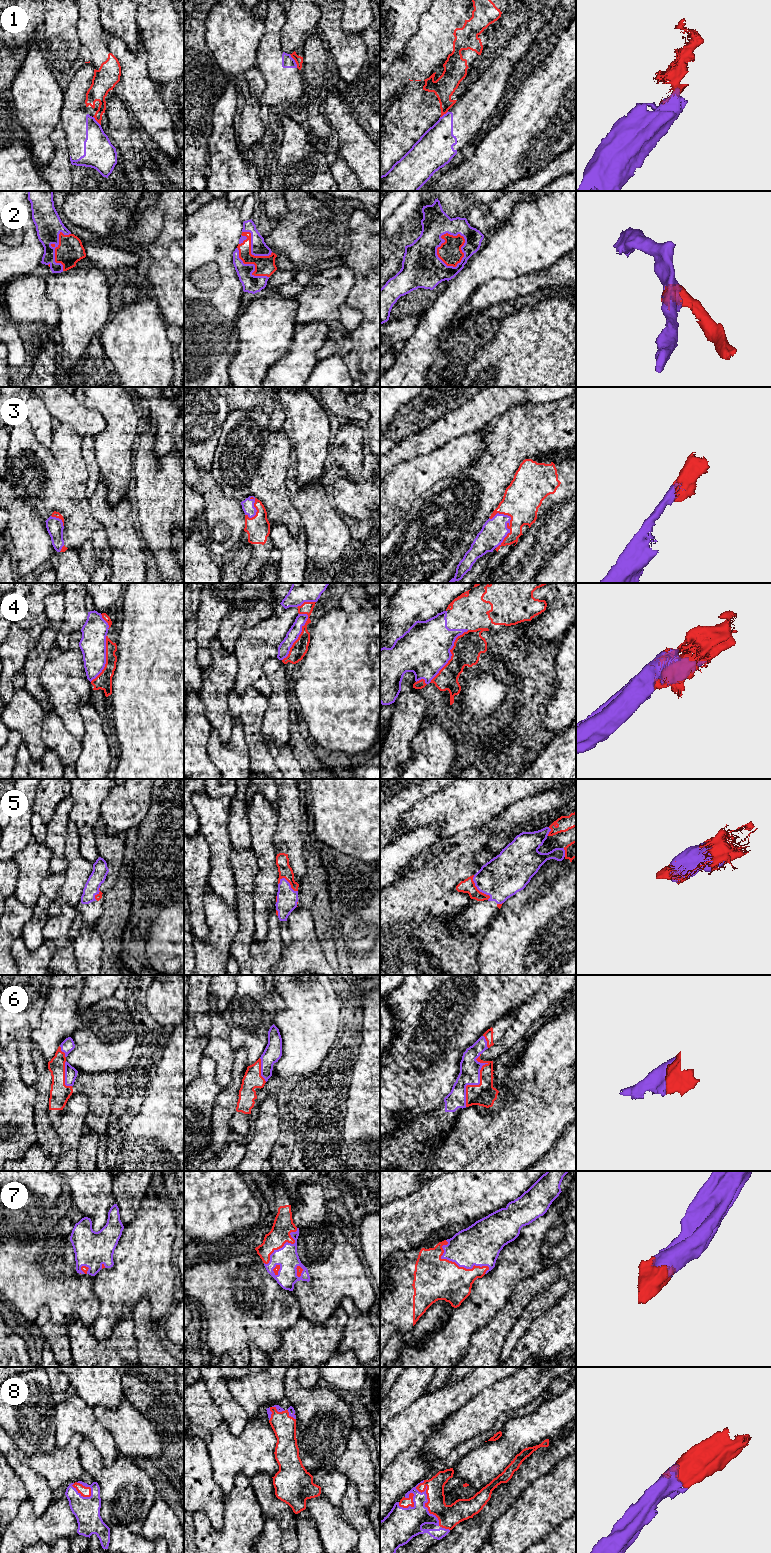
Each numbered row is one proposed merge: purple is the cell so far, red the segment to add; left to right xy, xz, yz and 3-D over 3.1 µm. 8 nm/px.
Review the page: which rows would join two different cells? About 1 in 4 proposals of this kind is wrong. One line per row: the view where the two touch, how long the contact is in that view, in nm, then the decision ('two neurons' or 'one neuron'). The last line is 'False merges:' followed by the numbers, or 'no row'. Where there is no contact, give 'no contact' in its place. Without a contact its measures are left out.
1: xz | 130 nm | two neurons
2: yz | 300 nm | one neuron
3: yz | 280 nm | one neuron
4: yz | 550 nm | one neuron
5: yz | 240 nm | one neuron
6: yz | 440 nm | one neuron
7: yz | 440 nm | one neuron
8: yz | 400 nm | one neuron
False merges: 1

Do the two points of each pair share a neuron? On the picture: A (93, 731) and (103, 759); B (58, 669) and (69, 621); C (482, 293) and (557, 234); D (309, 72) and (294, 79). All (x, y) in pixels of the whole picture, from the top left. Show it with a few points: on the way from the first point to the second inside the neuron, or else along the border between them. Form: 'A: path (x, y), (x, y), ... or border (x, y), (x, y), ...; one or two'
A: path (94, 738), (96, 752); one
B: border (79, 631), (71, 634), (66, 648), (55, 643); two
C: border (524, 274), (510, 279), (491, 278), (479, 286); two
D: border (300, 70), (303, 83); two

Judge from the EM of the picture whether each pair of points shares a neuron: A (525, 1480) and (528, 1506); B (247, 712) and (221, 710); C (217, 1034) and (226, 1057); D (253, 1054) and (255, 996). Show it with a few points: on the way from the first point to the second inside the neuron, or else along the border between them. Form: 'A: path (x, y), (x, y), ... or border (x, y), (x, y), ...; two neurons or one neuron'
A: border (546, 1475), (534, 1481), (510, 1505); two neurons
B: border (227, 699), (229, 713), (233, 721); two neurons
C: path (219, 1040), (220, 1051); one neuron
D: path (254, 1040), (254, 1010); one neuron

